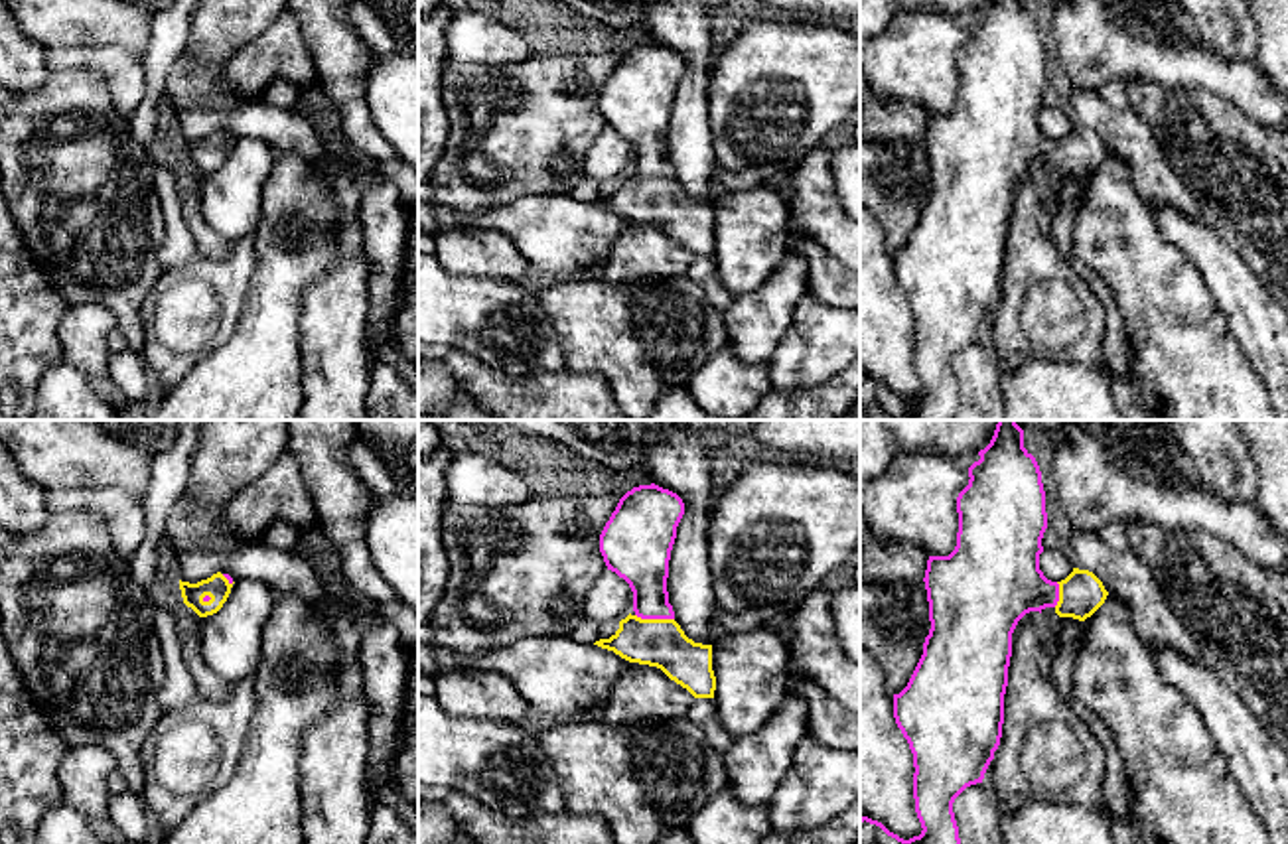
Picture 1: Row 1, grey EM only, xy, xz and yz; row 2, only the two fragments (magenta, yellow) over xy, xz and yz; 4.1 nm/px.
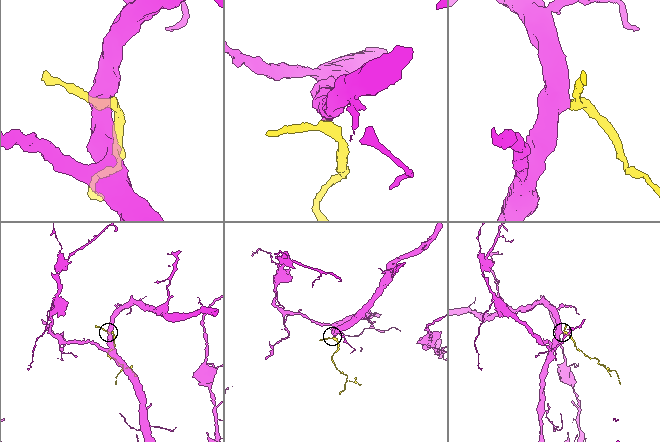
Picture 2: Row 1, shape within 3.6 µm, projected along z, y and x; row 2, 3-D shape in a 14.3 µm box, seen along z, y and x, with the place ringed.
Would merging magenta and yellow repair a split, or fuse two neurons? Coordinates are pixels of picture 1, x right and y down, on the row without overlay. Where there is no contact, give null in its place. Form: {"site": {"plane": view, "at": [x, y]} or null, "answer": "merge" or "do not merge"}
{"site": {"plane": "xz", "at": [655, 176]}, "answer": "merge"}

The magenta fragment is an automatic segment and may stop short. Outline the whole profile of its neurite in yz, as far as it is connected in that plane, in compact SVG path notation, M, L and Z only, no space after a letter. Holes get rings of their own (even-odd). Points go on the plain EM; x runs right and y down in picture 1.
M990 0L978 14L980 18L968 26L968 43L957 55L957 105L949 114L929 114L927 118L923 140L931 187L923 213L907 245L894 252L894 276L913 312L913 357L923 388L919 394L903 398L882 381L862 375L860 420L951 420L957 414L961 396L953 361L966 345L982 341L1000 304L1012 191L1018 179L1026 172L1041 172L1045 166L1053 166L1059 176L1085 179L1109 154L1103 140L1089 128L1073 126L1061 140L1047 138L1039 128L1041 97L1047 87L1045 49L1039 24L1024 0Z

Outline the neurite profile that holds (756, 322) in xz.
M787 252L781 266L755 292L736 296L724 312L728 345L744 365L771 359L807 294L807 262Z

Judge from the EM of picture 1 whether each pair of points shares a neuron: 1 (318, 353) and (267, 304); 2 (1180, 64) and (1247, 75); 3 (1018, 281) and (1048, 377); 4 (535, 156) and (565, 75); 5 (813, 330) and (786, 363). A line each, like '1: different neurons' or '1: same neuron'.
1: different neurons
2: same neuron
3: different neurons
4: same neuron
5: same neuron

